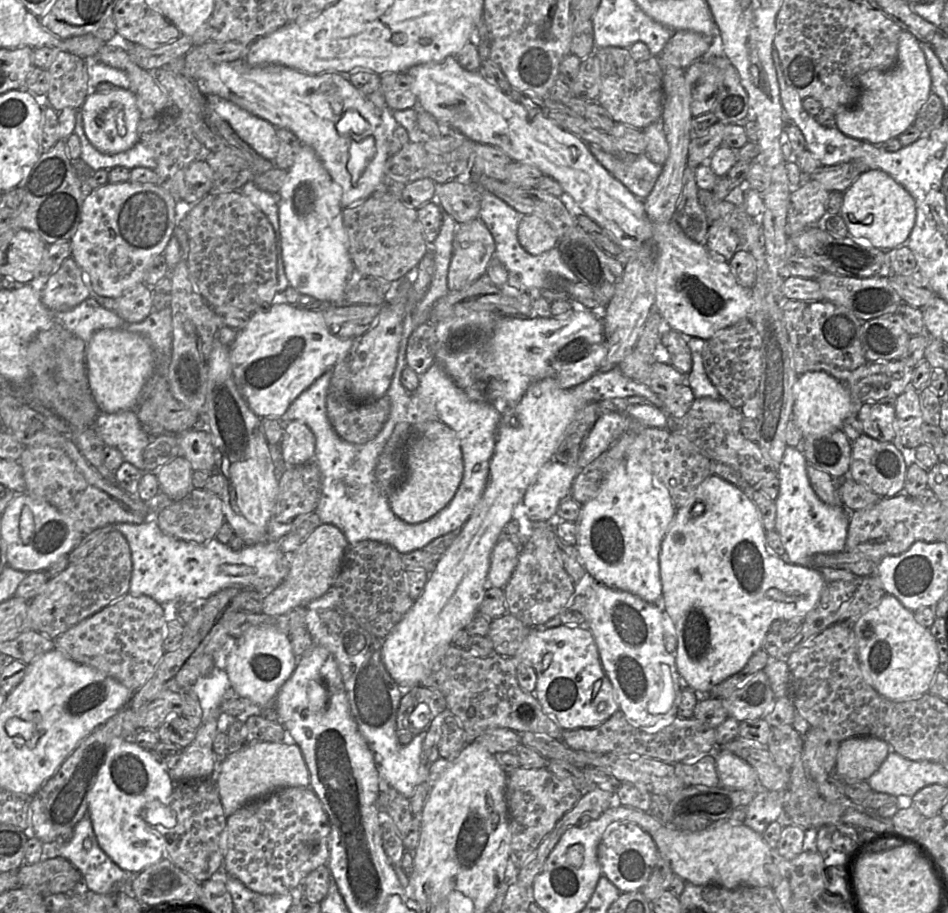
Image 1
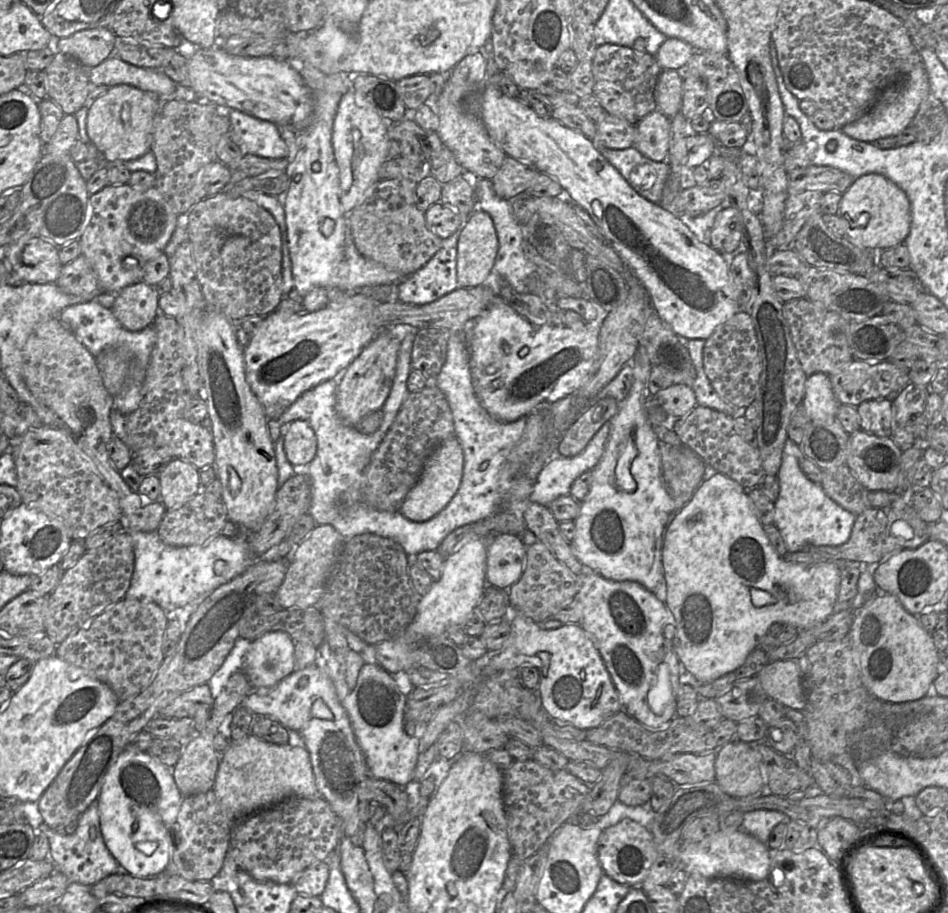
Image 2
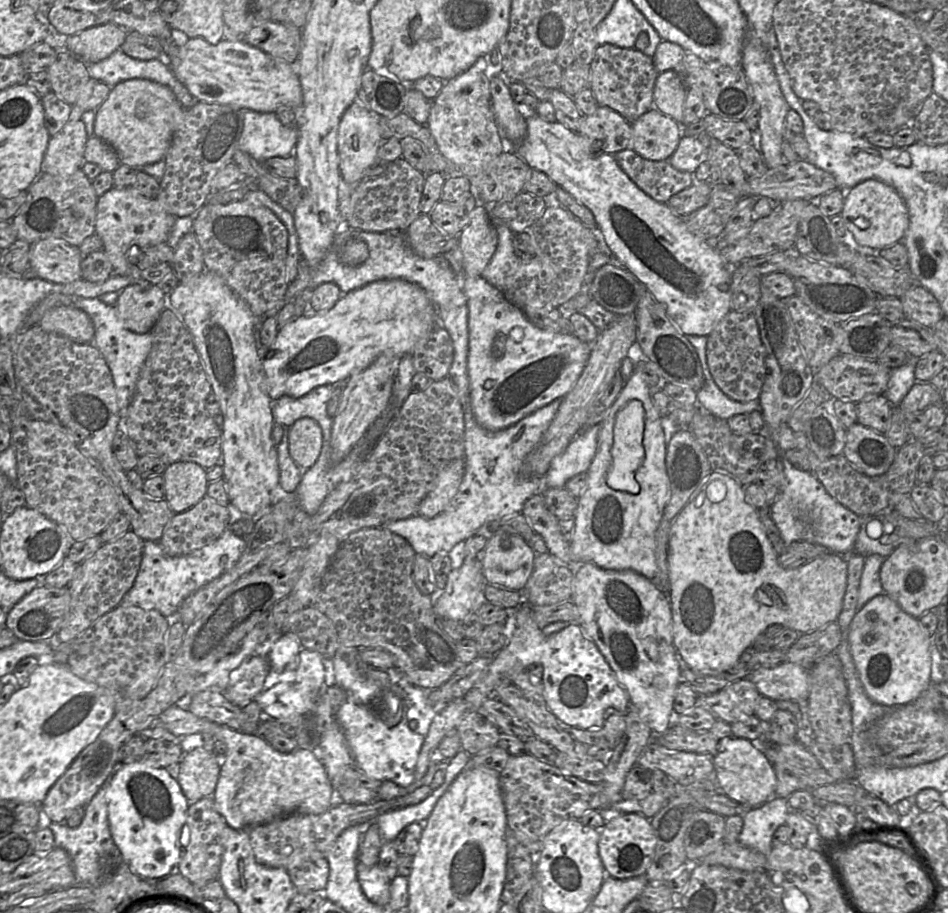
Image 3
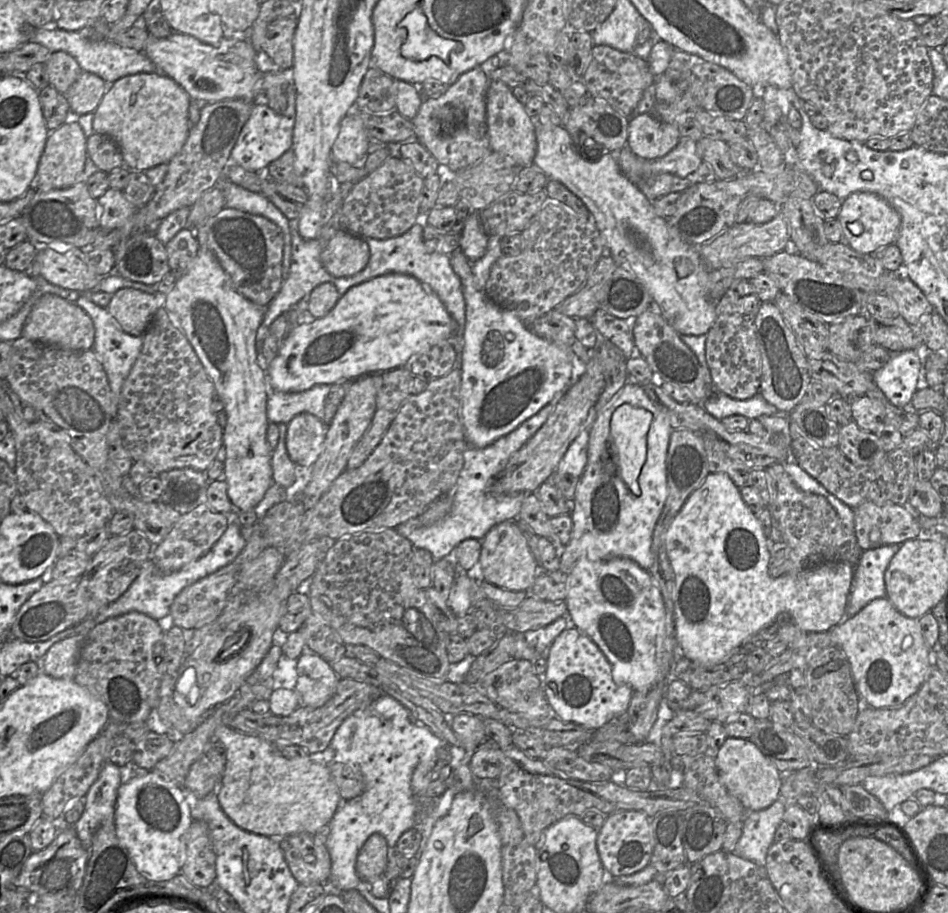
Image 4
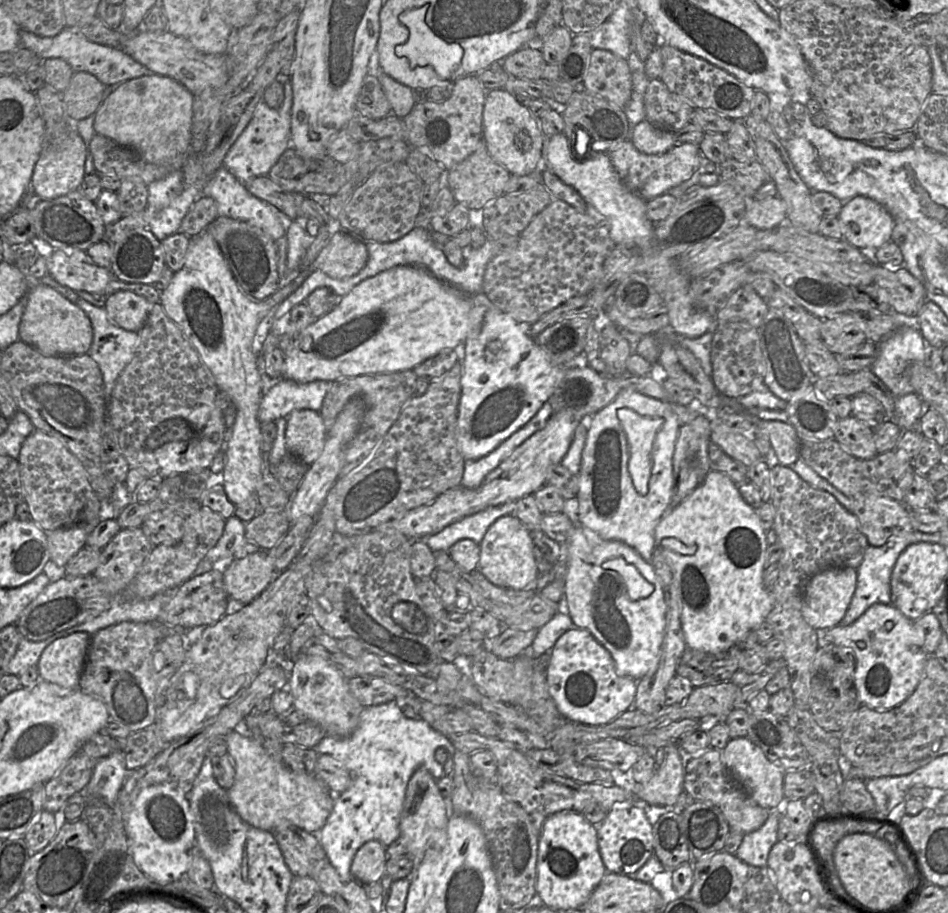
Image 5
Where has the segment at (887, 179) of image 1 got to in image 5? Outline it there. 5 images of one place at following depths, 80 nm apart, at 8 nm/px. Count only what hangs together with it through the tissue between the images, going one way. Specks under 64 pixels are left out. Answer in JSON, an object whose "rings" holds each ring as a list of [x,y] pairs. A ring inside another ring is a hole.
{"rings":[[[854,196],[844,201],[837,218],[843,238],[862,252],[873,252],[891,241],[894,219],[871,198]]]}

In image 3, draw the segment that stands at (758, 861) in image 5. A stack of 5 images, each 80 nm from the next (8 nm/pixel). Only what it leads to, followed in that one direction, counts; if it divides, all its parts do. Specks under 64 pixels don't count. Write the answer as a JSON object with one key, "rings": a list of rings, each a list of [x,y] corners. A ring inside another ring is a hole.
{"rings":[[[775,795],[764,804],[748,809],[743,814],[738,842],[768,857],[773,834],[780,825],[786,823],[788,812],[787,798]]]}

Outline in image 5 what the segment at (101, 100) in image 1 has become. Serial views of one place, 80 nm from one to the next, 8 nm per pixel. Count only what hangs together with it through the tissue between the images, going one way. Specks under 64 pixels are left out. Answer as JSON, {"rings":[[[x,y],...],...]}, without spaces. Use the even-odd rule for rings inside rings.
{"rings":[[[153,73],[127,80],[102,101],[94,114],[95,133],[103,135],[118,145],[132,149],[143,161],[180,170],[190,154],[193,95],[178,81]]]}

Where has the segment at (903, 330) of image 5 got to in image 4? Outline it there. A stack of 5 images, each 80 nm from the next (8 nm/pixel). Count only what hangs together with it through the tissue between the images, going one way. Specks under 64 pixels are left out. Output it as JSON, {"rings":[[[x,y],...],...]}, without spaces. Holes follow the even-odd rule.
{"rings":[[[923,348],[894,353],[882,368],[872,372],[874,384],[894,406],[903,408],[909,405],[914,393],[921,387],[924,379],[922,373],[924,351]]]}

